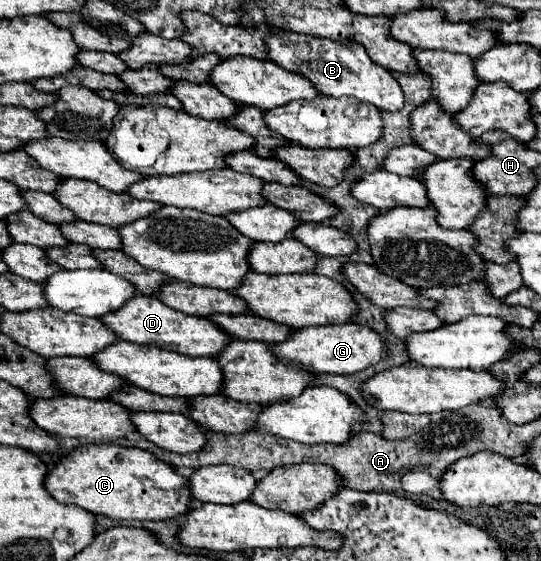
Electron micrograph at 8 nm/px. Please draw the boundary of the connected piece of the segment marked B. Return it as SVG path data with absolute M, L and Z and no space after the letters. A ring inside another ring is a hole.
M272 29L264 41L268 45L268 59L272 63L290 73L306 77L322 95L352 95L360 101L372 103L380 111L400 111L404 105L404 95L398 81L388 73L388 69L374 63L360 43L334 43L330 39L314 39L312 35L298 35L294 31L278 29Z

